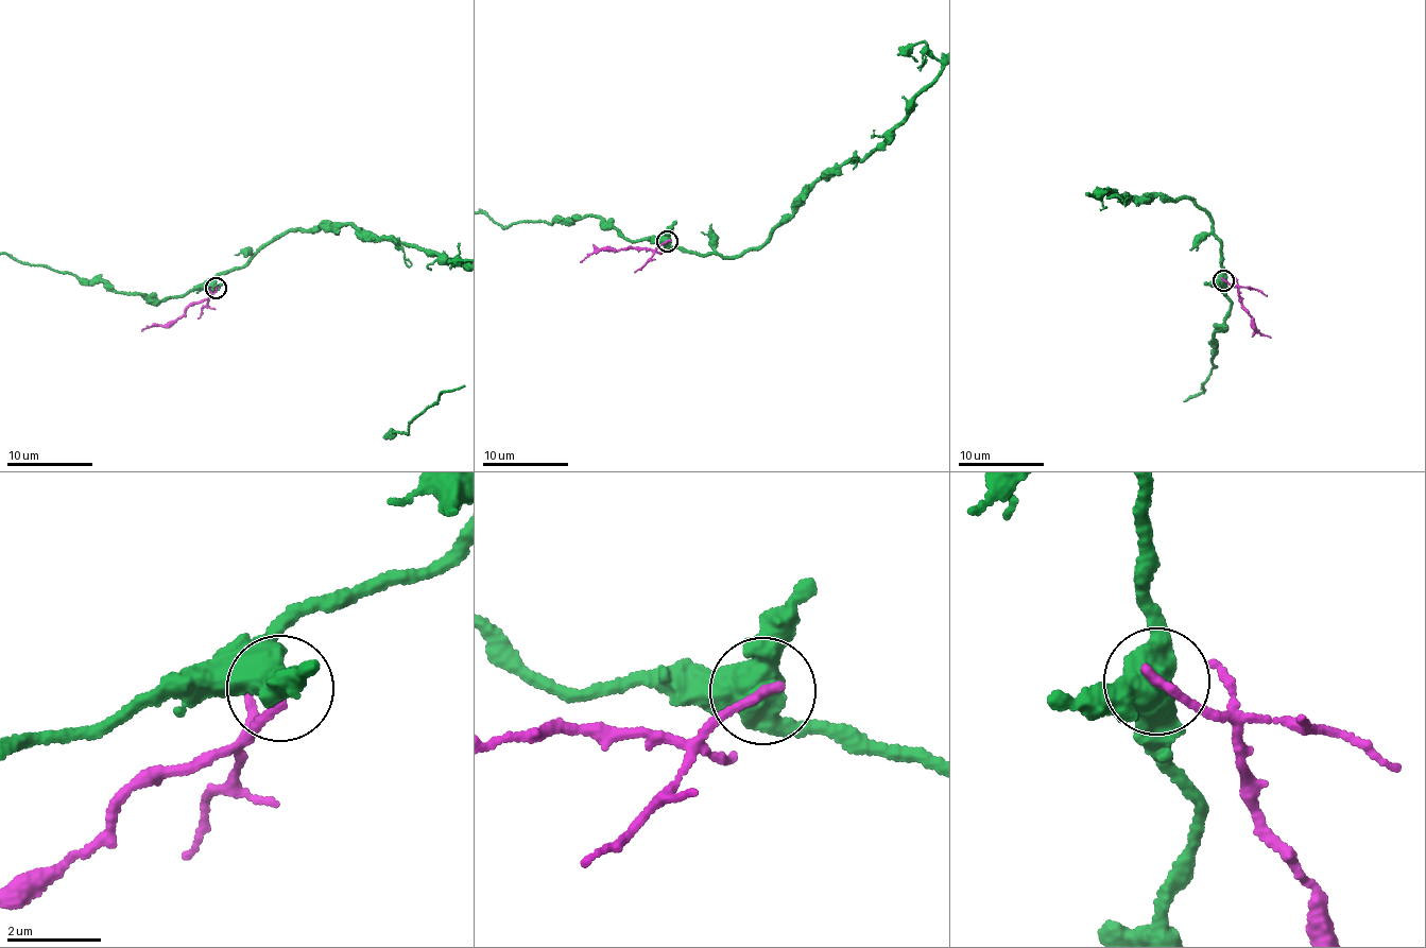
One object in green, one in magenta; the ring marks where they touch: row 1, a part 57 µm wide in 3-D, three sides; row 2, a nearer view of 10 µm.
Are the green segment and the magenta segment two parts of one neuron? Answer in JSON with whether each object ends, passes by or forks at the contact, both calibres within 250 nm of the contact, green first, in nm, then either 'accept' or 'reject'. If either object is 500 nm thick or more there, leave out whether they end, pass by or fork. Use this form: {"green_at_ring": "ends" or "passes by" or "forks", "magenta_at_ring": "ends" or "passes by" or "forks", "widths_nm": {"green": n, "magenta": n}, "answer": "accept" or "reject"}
{"widths_nm": {"green": 500, "magenta": 200}, "answer": "reject"}

